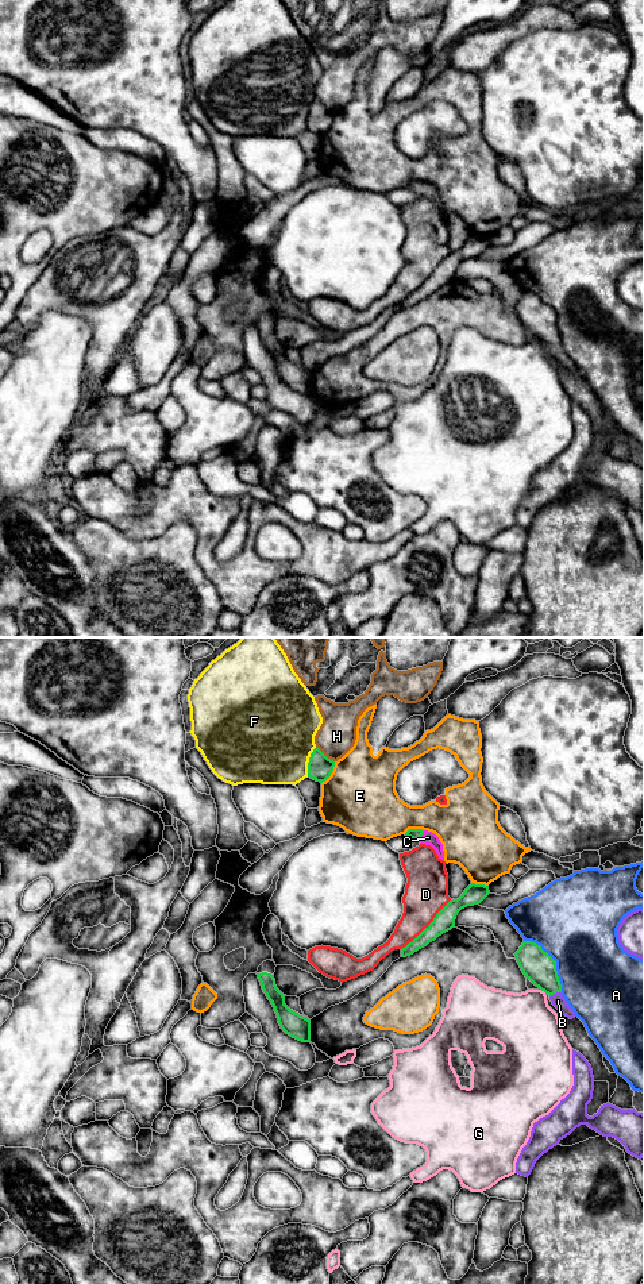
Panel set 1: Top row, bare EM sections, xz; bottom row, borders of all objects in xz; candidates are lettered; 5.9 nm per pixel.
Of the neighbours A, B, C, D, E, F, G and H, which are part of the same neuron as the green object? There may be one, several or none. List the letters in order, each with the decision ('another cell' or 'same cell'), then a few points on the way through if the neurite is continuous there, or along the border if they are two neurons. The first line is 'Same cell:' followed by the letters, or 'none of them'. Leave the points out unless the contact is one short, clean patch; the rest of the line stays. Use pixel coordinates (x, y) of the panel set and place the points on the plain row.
Same cell: C
A: another cell
B: another cell
C: same cell; way xz (416, 186), (421, 186), (428, 189)
D: another cell
E: another cell
F: another cell
G: another cell
H: another cell

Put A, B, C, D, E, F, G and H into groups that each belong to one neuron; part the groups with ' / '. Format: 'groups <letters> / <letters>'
groups A / B / C / D / E / F / G / H

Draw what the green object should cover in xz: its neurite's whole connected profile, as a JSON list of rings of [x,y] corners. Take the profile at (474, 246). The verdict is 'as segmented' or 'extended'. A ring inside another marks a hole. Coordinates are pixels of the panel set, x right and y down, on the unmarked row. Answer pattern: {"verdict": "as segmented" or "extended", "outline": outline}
{"verdict": "as segmented", "outline": [[[471,235],[458,251],[451,251],[412,294],[401,301],[401,309],[406,309],[435,293],[443,285],[455,279],[458,265],[481,255],[490,246],[489,238]]]}

